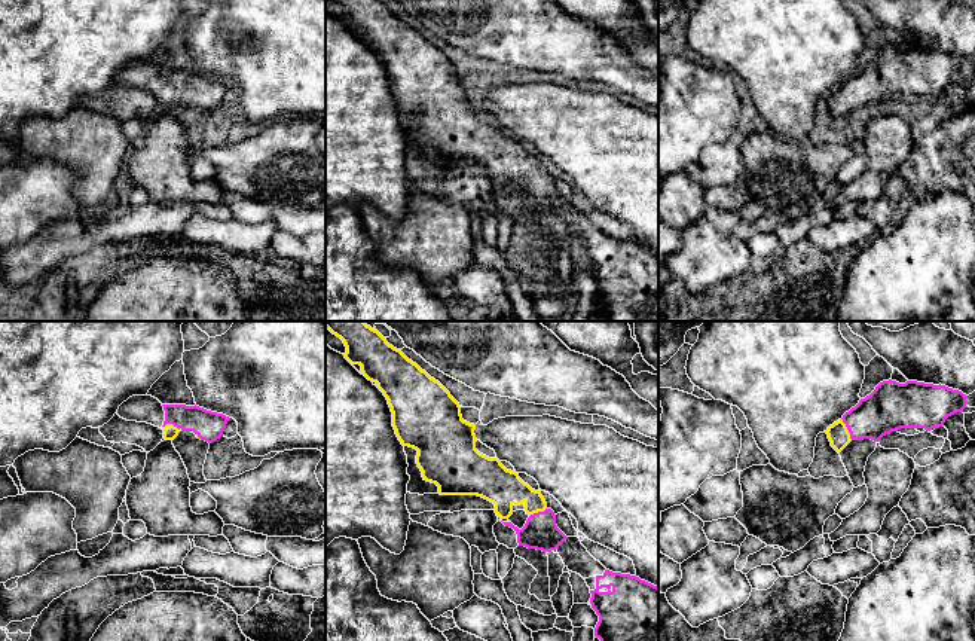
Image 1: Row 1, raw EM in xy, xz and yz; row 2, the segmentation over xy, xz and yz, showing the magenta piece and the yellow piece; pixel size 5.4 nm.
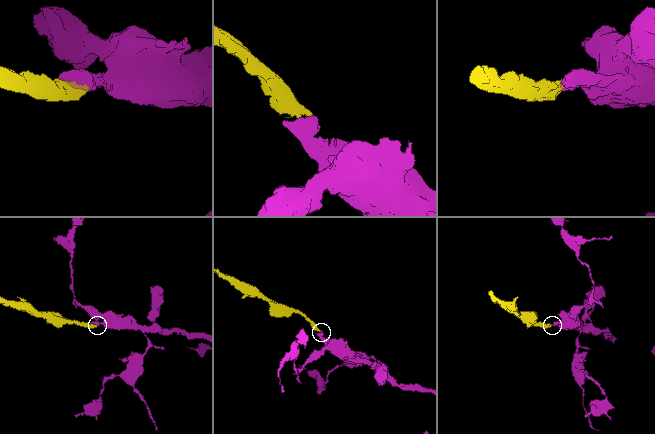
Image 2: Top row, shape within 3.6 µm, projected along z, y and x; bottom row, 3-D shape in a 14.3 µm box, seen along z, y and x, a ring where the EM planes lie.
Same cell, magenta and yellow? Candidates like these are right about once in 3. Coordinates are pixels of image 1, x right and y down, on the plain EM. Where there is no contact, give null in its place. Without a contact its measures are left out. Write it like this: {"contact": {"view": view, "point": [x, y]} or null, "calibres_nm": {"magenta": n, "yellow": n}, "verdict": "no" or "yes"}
{"contact": {"view": "yz", "point": [847, 95]}, "calibres_nm": {"magenta": 240, "yellow": 120}, "verdict": "yes"}

